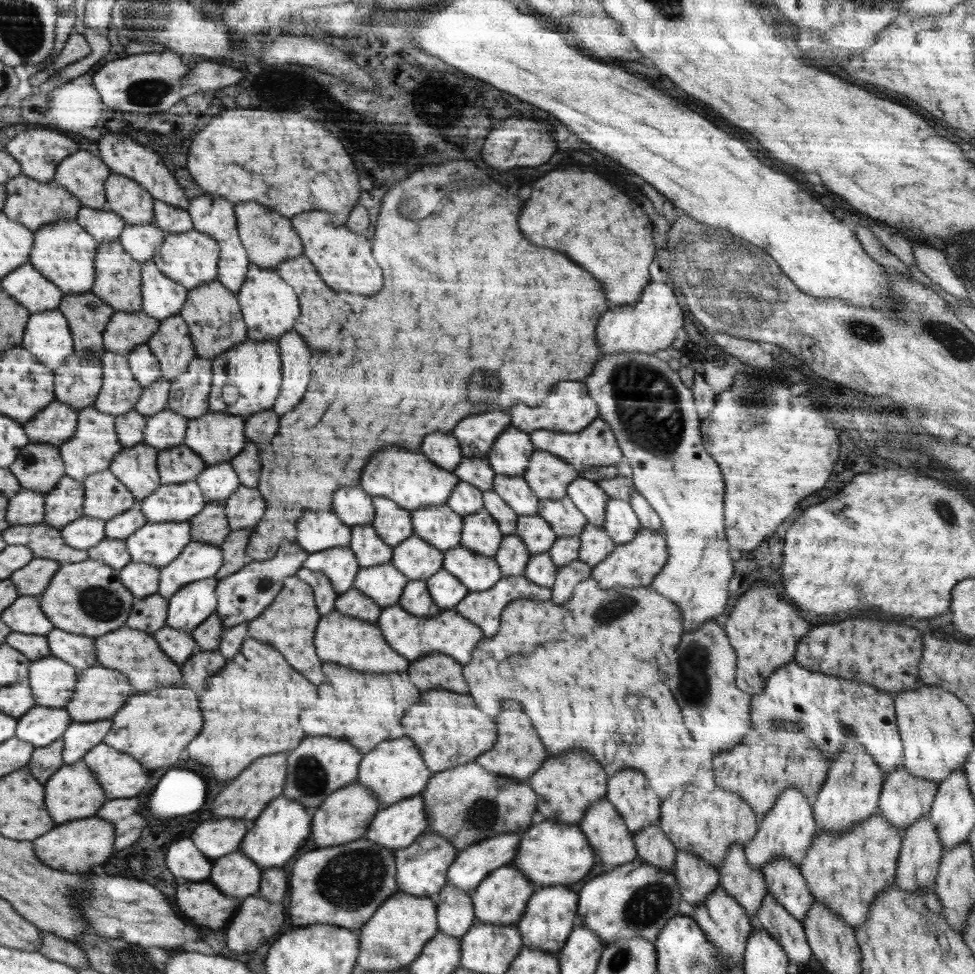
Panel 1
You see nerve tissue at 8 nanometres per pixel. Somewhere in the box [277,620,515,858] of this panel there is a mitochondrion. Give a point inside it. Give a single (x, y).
(485, 814)

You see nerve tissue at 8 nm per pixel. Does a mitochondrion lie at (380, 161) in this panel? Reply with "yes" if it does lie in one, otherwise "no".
yes

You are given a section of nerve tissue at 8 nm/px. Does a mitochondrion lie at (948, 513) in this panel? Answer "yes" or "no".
yes

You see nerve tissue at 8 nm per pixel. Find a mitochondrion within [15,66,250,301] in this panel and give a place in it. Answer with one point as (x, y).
(148, 92)

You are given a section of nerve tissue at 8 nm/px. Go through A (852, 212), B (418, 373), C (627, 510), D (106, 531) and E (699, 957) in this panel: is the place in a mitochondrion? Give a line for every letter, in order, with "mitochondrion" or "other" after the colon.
A: other
B: other
C: other
D: other
E: mitochondrion

